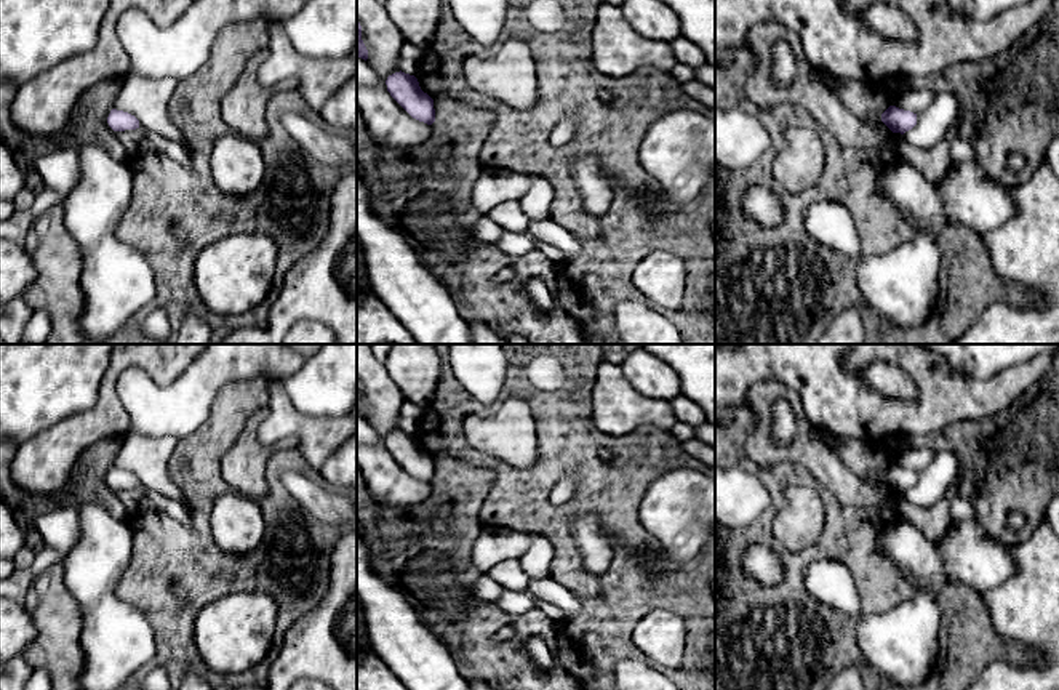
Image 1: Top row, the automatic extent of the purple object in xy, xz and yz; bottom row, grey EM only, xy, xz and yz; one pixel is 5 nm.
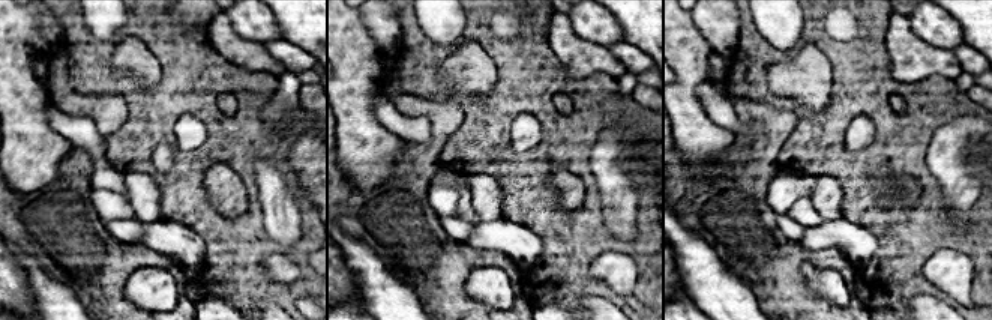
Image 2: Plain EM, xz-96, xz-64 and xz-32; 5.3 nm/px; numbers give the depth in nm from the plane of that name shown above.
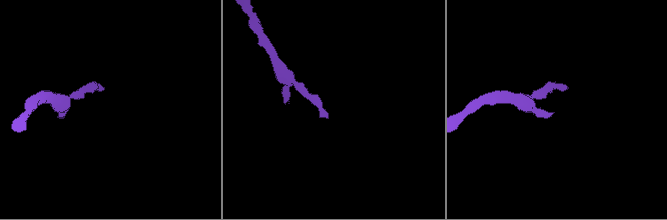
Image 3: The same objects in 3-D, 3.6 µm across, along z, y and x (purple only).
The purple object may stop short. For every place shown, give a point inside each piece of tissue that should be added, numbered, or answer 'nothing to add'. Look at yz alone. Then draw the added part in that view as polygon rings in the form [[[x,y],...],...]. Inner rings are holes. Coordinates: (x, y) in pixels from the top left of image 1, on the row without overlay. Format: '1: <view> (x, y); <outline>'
nothing to add

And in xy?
nothing to add

